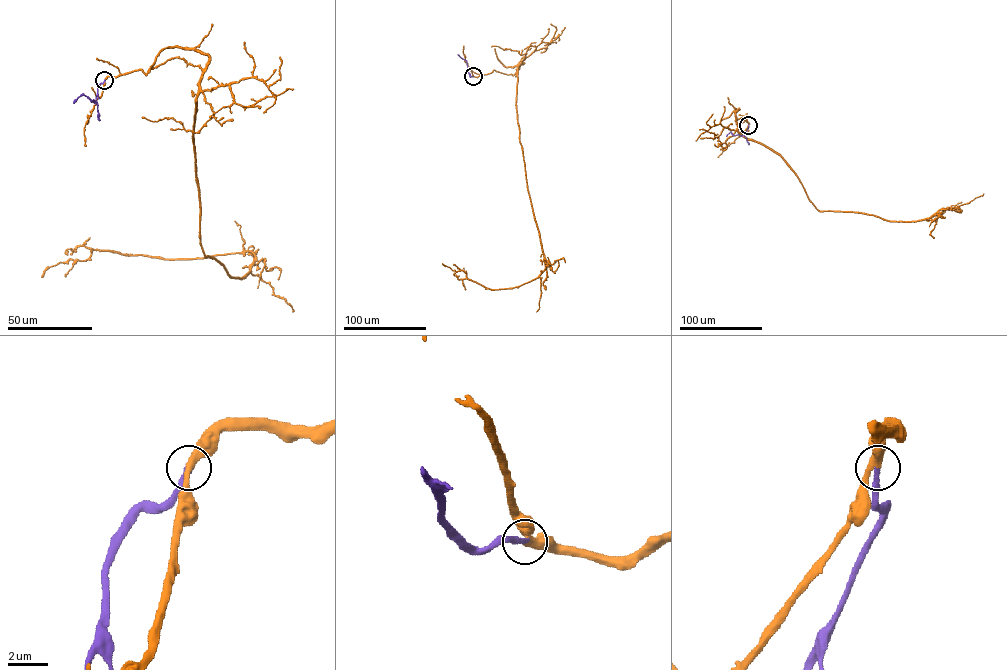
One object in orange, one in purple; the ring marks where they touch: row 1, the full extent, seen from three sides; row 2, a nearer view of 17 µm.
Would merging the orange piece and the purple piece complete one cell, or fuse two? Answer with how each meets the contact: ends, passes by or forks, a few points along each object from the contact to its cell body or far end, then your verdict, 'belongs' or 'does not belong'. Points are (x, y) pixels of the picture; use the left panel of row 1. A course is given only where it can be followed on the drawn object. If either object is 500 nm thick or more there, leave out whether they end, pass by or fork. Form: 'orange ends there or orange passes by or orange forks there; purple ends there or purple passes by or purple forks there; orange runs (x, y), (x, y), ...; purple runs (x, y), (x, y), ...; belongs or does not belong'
orange passes by; purple ends there; orange runs (105, 80), (175, 57), (203, 71), (200, 244), (231, 276), (255, 259), (92, 250), (41, 277); purple runs (105, 80), (94, 102), (81, 95), (74, 103); belongs

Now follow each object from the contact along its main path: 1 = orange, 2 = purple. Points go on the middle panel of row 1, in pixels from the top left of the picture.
1: (473, 76), (494, 70), (513, 75), (521, 64), (519, 141), (546, 266), (519, 286), (492, 289), (442, 263)
2: (473, 76), (467, 71), (466, 61), (458, 54)

